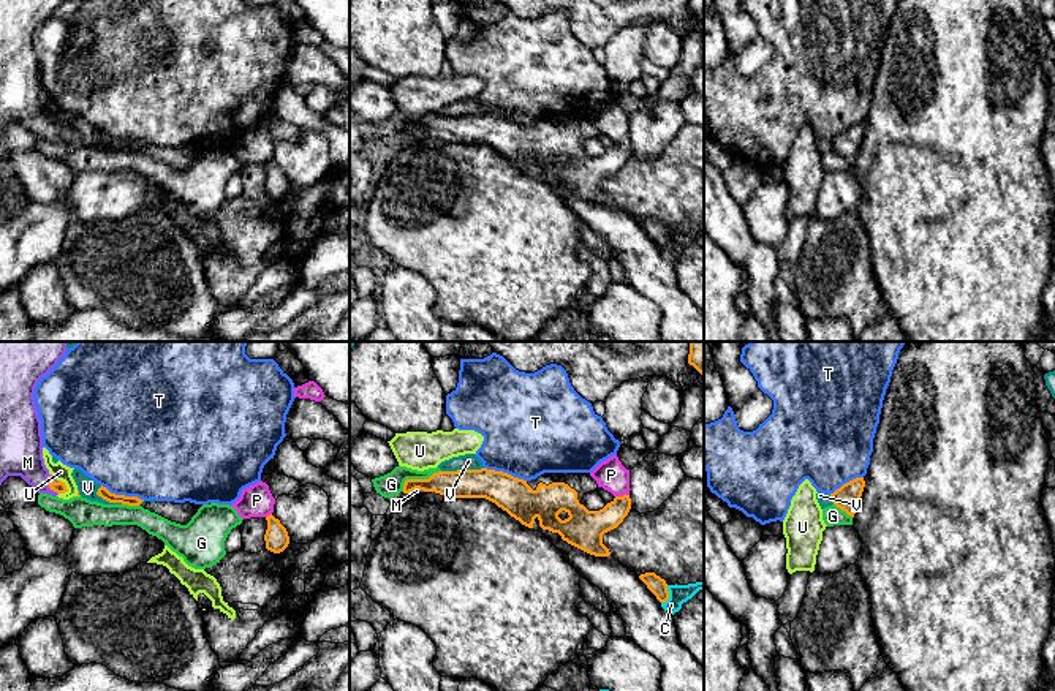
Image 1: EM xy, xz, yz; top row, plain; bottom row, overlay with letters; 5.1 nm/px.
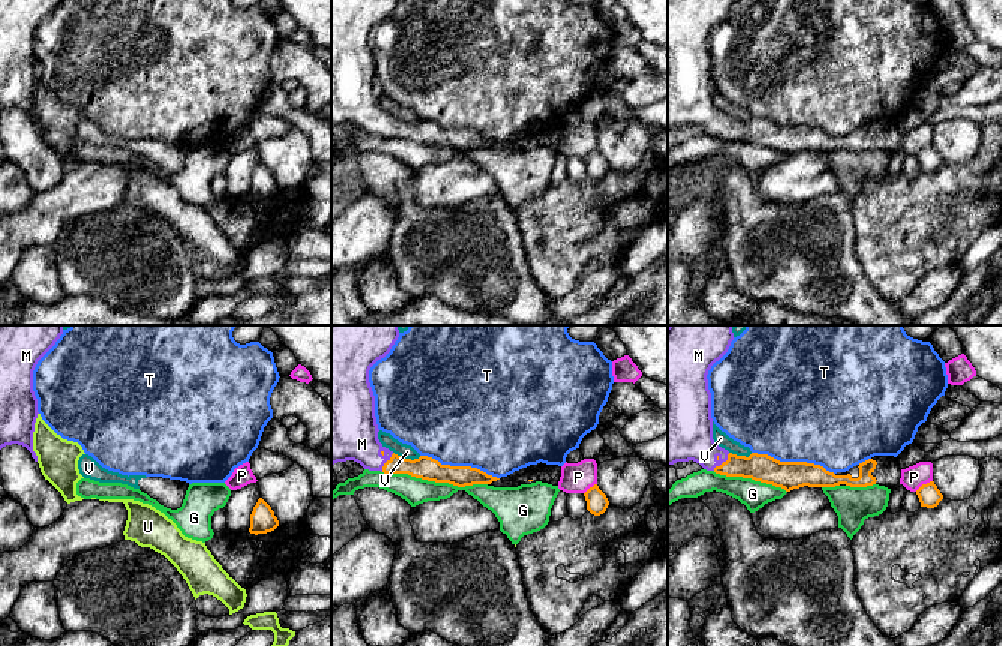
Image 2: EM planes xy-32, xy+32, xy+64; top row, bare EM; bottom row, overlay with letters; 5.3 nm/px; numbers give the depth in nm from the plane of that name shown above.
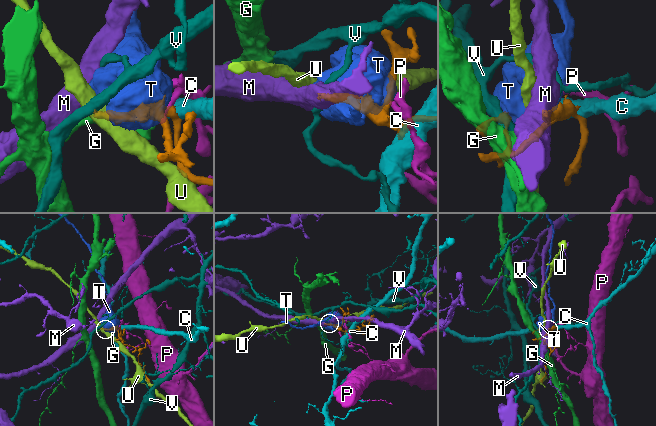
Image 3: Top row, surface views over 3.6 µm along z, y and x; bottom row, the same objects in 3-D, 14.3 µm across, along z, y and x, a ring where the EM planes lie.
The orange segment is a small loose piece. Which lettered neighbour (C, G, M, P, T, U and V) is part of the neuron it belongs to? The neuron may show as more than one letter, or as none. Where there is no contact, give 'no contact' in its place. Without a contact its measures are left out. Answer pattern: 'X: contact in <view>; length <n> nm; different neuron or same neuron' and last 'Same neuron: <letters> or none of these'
C: contact in xz; length 100 nm; different neuron
G: contact in xz; length 220 nm; different neuron
M: contact in xy; length 120 nm; same neuron
P: contact in xz; length 70 nm; different neuron
T: contact in xy; length 240 nm; different neuron
U: contact in xy; length 80 nm; different neuron
V: contact in xz; length 220 nm; different neuron
Same neuron: M

